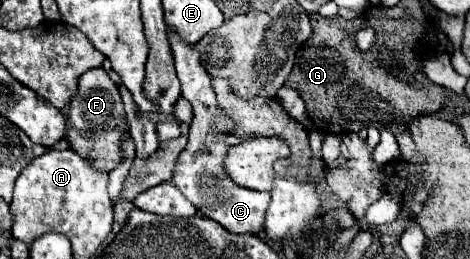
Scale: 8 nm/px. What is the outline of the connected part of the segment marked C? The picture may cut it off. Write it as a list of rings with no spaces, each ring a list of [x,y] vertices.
[[[167,27],[167,39],[171,45],[177,77],[181,81],[181,97],[193,105],[193,113],[195,113],[191,121],[191,129],[189,129],[189,143],[187,143],[187,149],[179,157],[173,183],[199,209],[201,215],[221,223],[229,233],[257,235],[259,231],[263,231],[265,209],[269,205],[269,193],[253,193],[251,189],[241,189],[233,185],[225,177],[225,173],[221,173],[221,161],[223,161],[225,149],[229,149],[229,145],[223,139],[233,129],[233,123],[215,105],[211,77],[201,65],[201,53],[193,49],[193,45],[183,41],[173,27]]]

